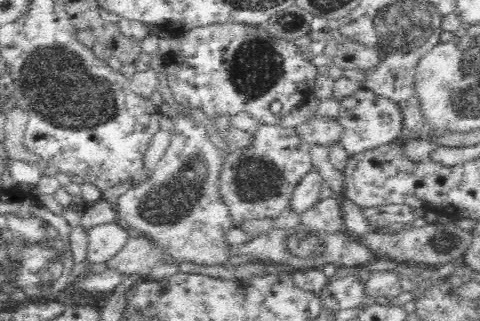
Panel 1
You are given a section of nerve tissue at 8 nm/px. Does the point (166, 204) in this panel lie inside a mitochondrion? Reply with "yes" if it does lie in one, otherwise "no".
yes

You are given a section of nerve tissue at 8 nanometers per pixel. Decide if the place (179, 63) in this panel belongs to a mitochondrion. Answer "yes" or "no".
no

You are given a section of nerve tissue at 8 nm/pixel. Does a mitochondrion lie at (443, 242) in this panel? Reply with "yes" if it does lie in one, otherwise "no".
yes

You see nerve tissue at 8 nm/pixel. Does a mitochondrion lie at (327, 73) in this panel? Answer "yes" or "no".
no

